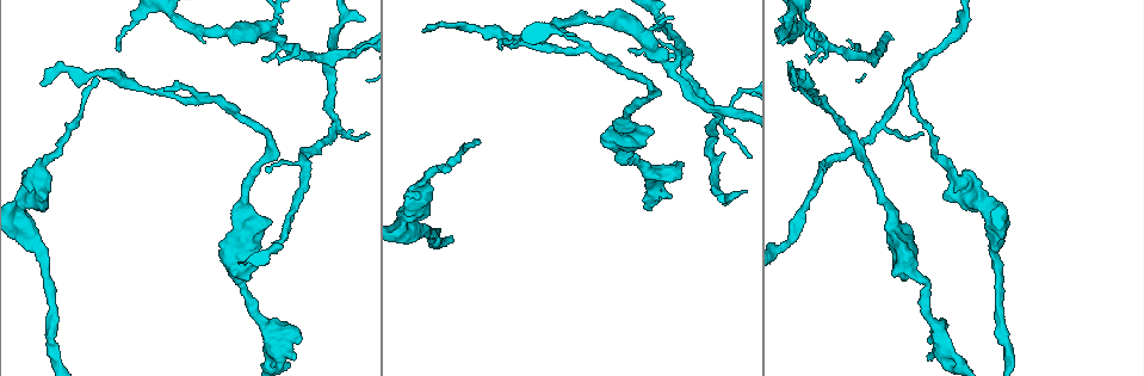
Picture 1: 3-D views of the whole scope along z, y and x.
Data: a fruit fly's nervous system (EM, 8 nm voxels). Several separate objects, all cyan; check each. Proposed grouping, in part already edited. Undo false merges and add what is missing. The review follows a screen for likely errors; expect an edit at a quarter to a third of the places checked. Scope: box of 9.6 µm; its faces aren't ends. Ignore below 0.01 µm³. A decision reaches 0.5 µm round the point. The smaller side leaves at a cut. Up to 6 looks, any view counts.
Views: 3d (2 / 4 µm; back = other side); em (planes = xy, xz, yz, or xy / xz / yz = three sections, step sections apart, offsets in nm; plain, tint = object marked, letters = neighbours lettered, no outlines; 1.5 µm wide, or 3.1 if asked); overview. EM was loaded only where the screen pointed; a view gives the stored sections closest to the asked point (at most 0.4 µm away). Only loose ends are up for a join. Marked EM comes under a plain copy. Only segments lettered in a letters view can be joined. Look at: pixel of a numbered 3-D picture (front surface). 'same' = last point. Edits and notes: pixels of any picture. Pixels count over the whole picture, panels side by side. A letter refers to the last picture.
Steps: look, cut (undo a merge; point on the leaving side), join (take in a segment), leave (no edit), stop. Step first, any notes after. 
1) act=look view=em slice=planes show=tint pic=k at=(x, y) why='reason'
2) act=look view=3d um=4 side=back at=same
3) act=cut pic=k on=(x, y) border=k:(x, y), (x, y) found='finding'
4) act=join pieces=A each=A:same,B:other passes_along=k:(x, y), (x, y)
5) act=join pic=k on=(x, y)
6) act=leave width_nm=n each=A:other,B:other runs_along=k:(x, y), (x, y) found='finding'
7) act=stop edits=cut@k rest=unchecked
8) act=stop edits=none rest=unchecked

act=look view=3d um=4 pic=1 at=(241, 281) why='sudden change in width'

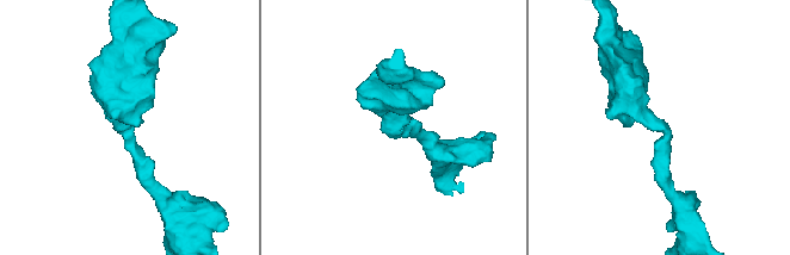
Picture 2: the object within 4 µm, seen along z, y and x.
act=look view=em slice=planes show=letters pic=2 at=(120, 123) arm_widths_nm=220,600

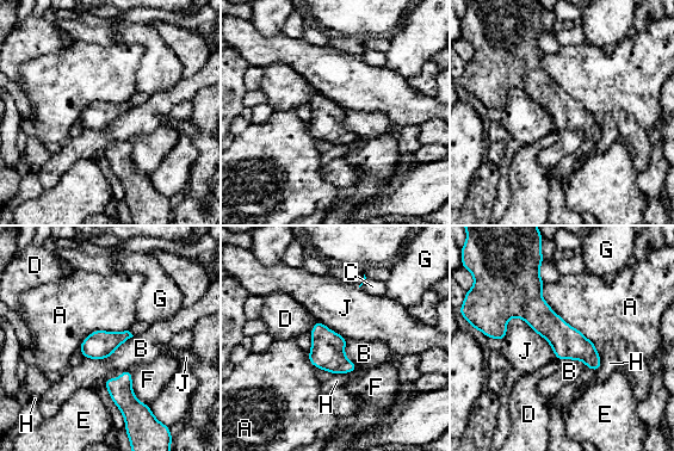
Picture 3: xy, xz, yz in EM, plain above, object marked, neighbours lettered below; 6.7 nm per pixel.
act=leave width_nm=190 longest_contact=A:550nm each=A:other,B:other,C:other,D:other,E:other,F:other,G:other,H:other,J:other found='all the same neuron'

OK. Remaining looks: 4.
act=look view=3d um=4 pic=1 at=(630, 52)

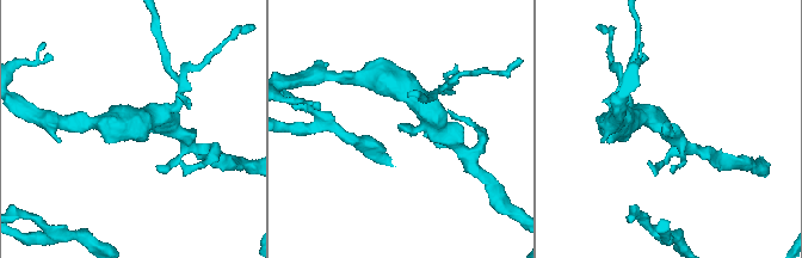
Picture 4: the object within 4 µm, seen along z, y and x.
act=look view=em slice=xy step=4 show=letters pic=4 at=(664, 123) why='need the tissue'

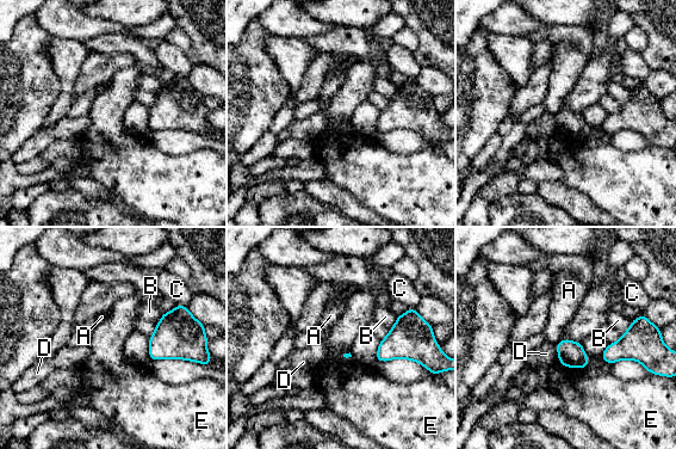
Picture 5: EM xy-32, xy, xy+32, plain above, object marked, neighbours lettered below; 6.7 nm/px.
act=leave longest_contact=E:160nm each=A:other,B:other,C:other,D:other,E:other border=5:(562, 364), (584, 369) found='none of them fits'

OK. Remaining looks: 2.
act=look view=3d um=2 pic=1 at=(422, 31) why='tapers out'

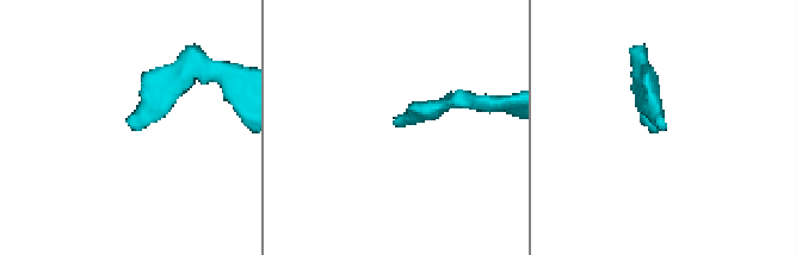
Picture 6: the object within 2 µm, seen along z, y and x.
act=look view=em slice=planes show=letters pic=6 at=(136, 130) why='need the tissue'

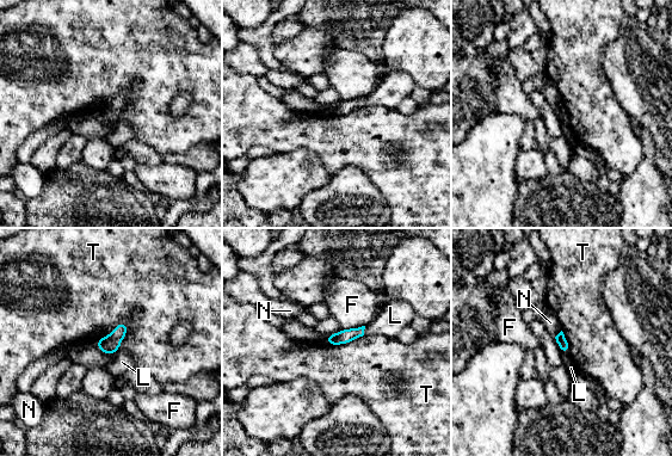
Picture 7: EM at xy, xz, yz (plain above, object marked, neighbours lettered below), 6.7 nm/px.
act=leave each=F:other,L:other,N:other,T:other border=7:(128, 324), (119, 322), (96, 342) found='no lettered segment goes on from it'

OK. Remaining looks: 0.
act=stop edits=none rest=unchecked

